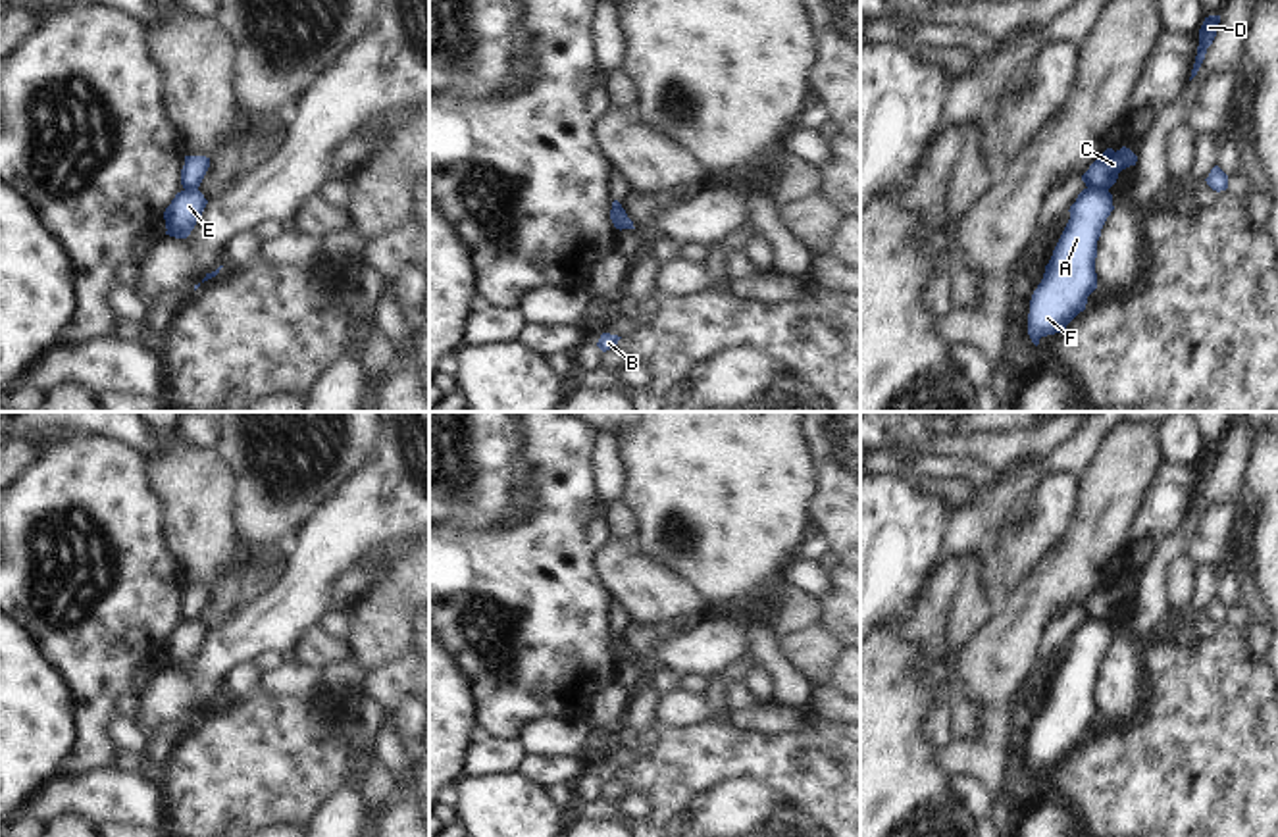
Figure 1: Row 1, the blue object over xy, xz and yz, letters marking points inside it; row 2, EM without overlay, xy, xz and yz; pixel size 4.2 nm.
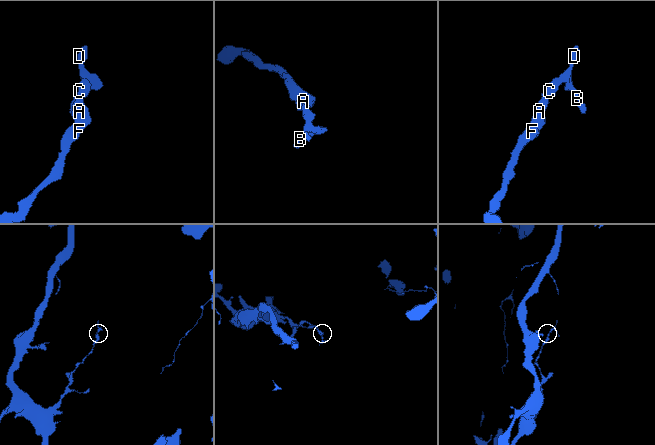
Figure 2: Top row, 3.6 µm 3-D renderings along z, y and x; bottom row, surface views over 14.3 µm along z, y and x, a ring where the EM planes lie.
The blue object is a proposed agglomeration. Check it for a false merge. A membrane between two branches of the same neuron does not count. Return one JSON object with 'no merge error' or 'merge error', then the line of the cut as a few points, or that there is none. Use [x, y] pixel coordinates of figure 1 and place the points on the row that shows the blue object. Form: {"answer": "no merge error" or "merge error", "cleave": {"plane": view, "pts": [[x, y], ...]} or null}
{"answer": "merge error", "cleave": {"plane": "yz", "pts": [[1088, 187], [1107, 191]]}}

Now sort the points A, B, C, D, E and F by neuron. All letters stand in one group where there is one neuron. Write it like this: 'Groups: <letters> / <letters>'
Groups: A E F / B C D

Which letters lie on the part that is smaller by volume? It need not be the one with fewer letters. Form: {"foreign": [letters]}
{"foreign": ["B", "C", "D"]}

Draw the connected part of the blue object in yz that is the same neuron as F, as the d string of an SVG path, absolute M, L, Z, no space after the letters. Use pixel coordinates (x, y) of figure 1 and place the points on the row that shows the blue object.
M1084 189L1070 206L1070 219L1053 250L1041 283L1032 294L1028 314L1028 335L1037 346L1041 337L1061 333L1066 325L1086 310L1087 296L1097 289L1095 258L1101 229L1114 210L1109 190Z

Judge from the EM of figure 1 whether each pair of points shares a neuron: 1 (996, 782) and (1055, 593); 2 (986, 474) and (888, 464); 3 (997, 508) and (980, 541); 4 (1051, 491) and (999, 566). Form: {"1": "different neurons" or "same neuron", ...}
{"1": "same neuron", "2": "same neuron", "3": "same neuron", "4": "same neuron"}

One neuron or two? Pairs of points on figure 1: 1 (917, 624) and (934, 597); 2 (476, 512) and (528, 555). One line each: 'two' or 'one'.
1: one
2: two

